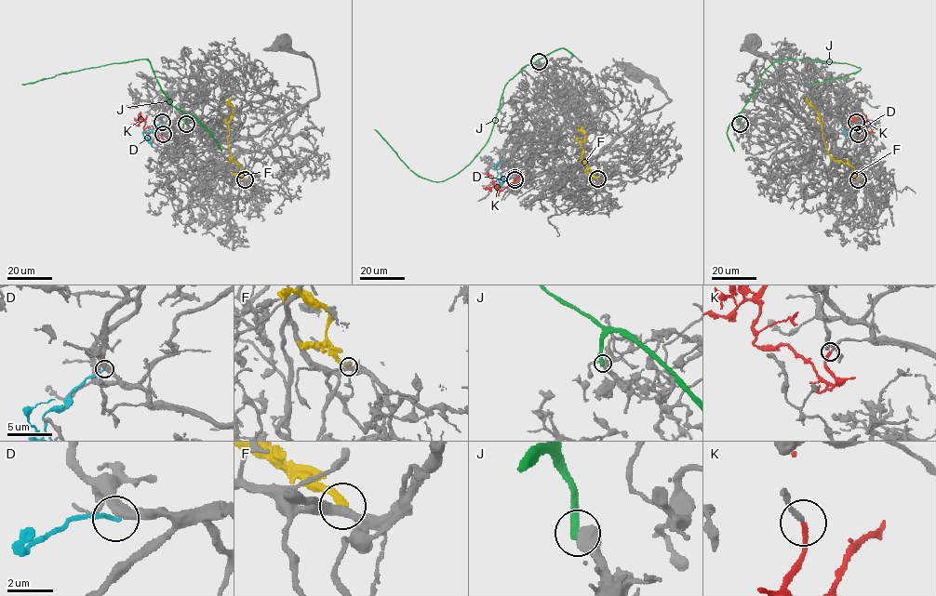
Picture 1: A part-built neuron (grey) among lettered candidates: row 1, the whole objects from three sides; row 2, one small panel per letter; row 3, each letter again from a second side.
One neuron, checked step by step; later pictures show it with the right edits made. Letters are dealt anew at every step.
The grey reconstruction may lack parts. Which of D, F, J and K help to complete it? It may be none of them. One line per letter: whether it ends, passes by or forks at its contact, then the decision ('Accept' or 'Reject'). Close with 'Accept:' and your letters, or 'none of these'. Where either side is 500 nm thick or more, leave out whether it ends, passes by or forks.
D: It ends there. Reject
F: It ends there. Reject
J: Reject
K: It ends there. Accept
Accept: K

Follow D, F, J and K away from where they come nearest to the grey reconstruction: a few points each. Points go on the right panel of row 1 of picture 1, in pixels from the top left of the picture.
D: (857, 122), (860, 139), (851, 138), (839, 129)
F: (858, 179), (851, 165), (835, 160), (828, 153), (820, 116), (805, 99)
J: (740, 124), (738, 114), (761, 75), (773, 62), (809, 59), (861, 68), (842, 77), (808, 84)
K: (858, 134), (857, 139), (860, 141), (869, 133), (863, 120), (855, 113), (851, 123)

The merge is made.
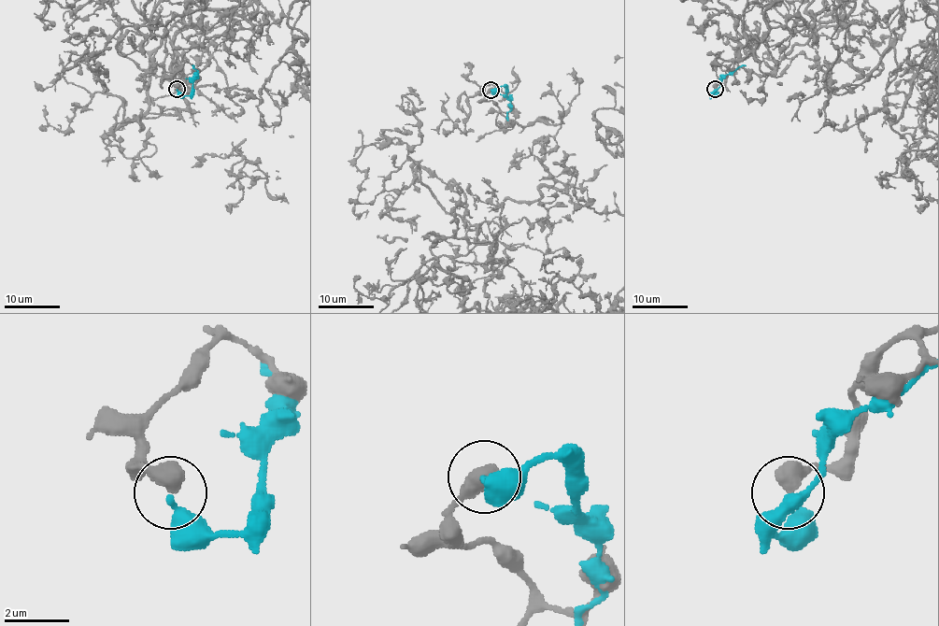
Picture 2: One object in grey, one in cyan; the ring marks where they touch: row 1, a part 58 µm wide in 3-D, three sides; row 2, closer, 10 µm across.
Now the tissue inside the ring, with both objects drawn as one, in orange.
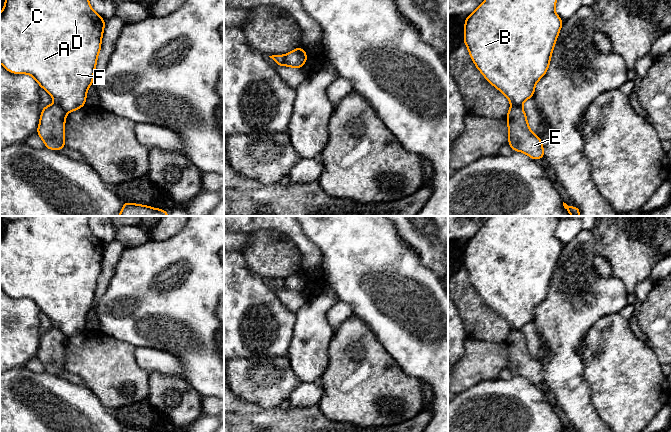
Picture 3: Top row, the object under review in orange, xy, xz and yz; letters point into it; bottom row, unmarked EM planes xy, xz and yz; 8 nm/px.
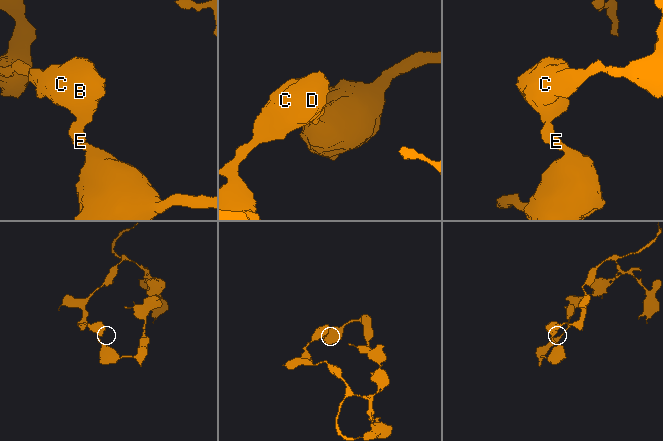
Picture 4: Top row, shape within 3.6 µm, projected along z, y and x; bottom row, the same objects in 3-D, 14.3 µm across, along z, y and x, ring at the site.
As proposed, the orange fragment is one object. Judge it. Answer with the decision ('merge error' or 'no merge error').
merge error

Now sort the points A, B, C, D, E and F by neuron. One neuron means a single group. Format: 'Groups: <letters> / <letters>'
Groups: A B C D F / E

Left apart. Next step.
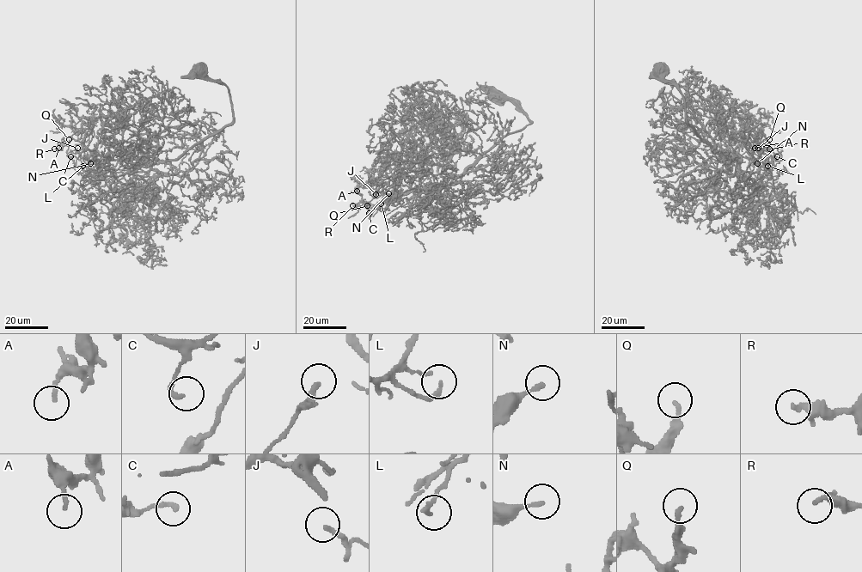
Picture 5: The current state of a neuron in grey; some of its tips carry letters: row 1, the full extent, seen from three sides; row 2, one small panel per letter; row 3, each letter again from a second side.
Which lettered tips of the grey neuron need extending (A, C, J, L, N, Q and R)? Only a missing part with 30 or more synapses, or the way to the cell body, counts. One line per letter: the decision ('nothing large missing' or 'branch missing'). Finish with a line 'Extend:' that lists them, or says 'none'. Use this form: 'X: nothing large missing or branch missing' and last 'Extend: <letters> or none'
A: nothing large missing
C: nothing large missing
J: nothing large missing
L: nothing large missing
N: nothing large missing
Q: nothing large missing
R: nothing large missing
Extend: none

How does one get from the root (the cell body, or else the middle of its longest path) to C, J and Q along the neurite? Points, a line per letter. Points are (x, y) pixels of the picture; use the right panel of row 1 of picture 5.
C: (660, 70), (686, 119), (724, 159), (739, 161), (738, 146), (761, 165), (777, 156)
J: (660, 70), (720, 155), (739, 161), (738, 146), (762, 165), (772, 156), (758, 148)
Q: (660, 70), (686, 119), (724, 159), (739, 161), (738, 146), (762, 165), (769, 139)

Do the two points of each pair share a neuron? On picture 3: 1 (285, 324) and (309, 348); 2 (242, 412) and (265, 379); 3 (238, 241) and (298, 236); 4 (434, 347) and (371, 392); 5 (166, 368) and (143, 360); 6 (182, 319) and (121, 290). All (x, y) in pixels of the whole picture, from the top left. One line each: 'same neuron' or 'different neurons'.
1: different neurons
2: different neurons
3: different neurons
4: different neurons
5: same neuron
6: same neuron

